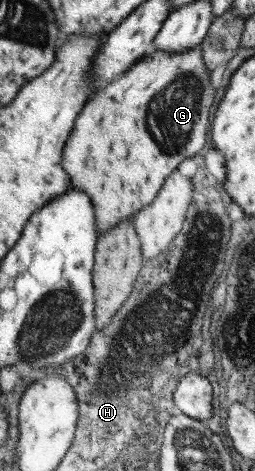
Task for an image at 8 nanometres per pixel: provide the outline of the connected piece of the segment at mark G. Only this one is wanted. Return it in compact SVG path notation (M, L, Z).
M196 45L196 47L191 47L187 51L161 51L156 49L156 51L147 52L146 55L138 58L127 71L120 73L109 85L99 89L84 103L75 118L67 142L63 146L60 164L67 174L68 185L74 187L74 189L80 189L89 198L93 208L97 236L105 233L108 229L112 229L120 221L132 217L142 207L149 205L160 190L161 184L172 174L177 165L183 161L183 158L191 158L203 147L203 144L205 144L205 131L207 131L207 115L209 115L209 107L211 107L211 101L213 101L213 95L215 95L214 91L211 88L209 73L203 65L200 46Z

